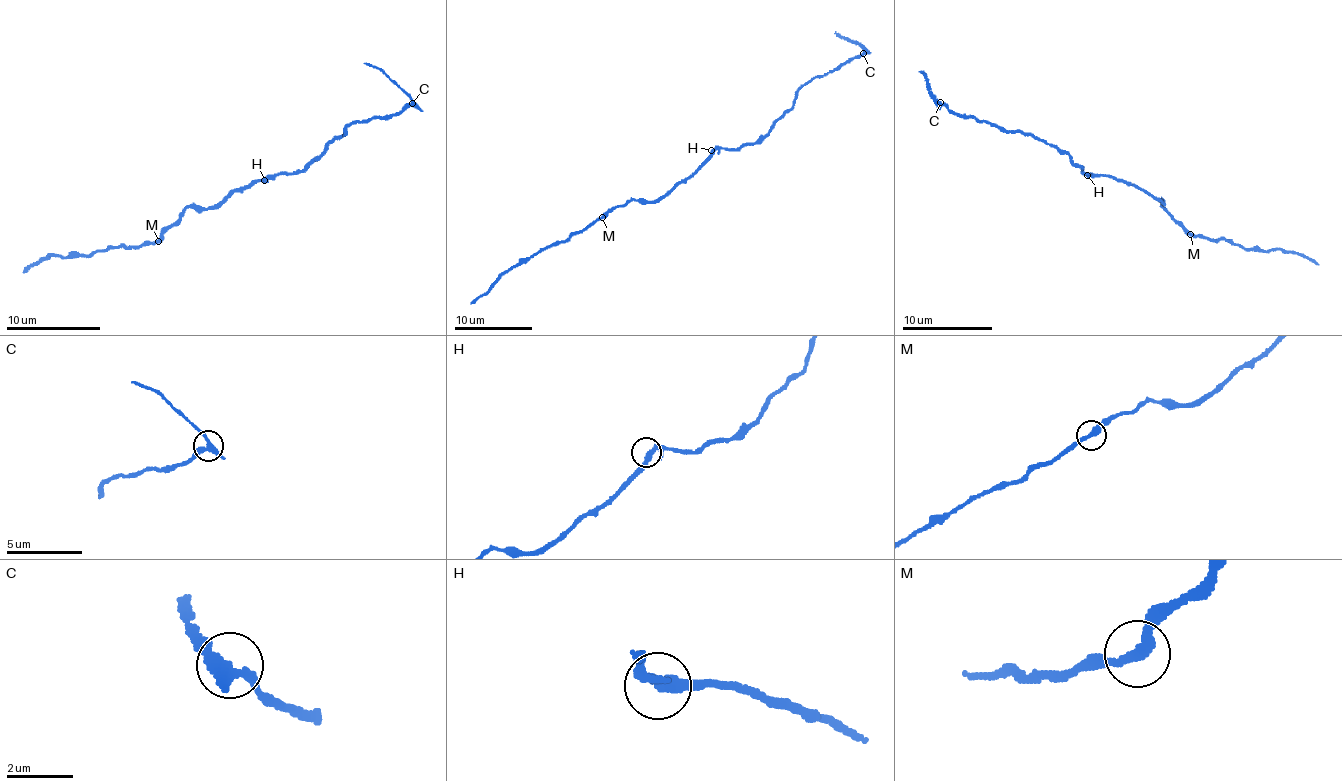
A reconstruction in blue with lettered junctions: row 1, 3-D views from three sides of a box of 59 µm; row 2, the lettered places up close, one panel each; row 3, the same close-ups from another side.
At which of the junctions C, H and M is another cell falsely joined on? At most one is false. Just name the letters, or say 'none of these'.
C

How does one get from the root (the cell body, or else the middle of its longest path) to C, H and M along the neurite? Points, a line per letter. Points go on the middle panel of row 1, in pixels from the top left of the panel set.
C: (694, 171), (718, 148), (755, 142), (792, 107), (795, 92), (802, 86), (864, 54)
H: (694, 171), (711, 150)
M: (694, 171), (653, 201), (629, 200), (602, 217)

